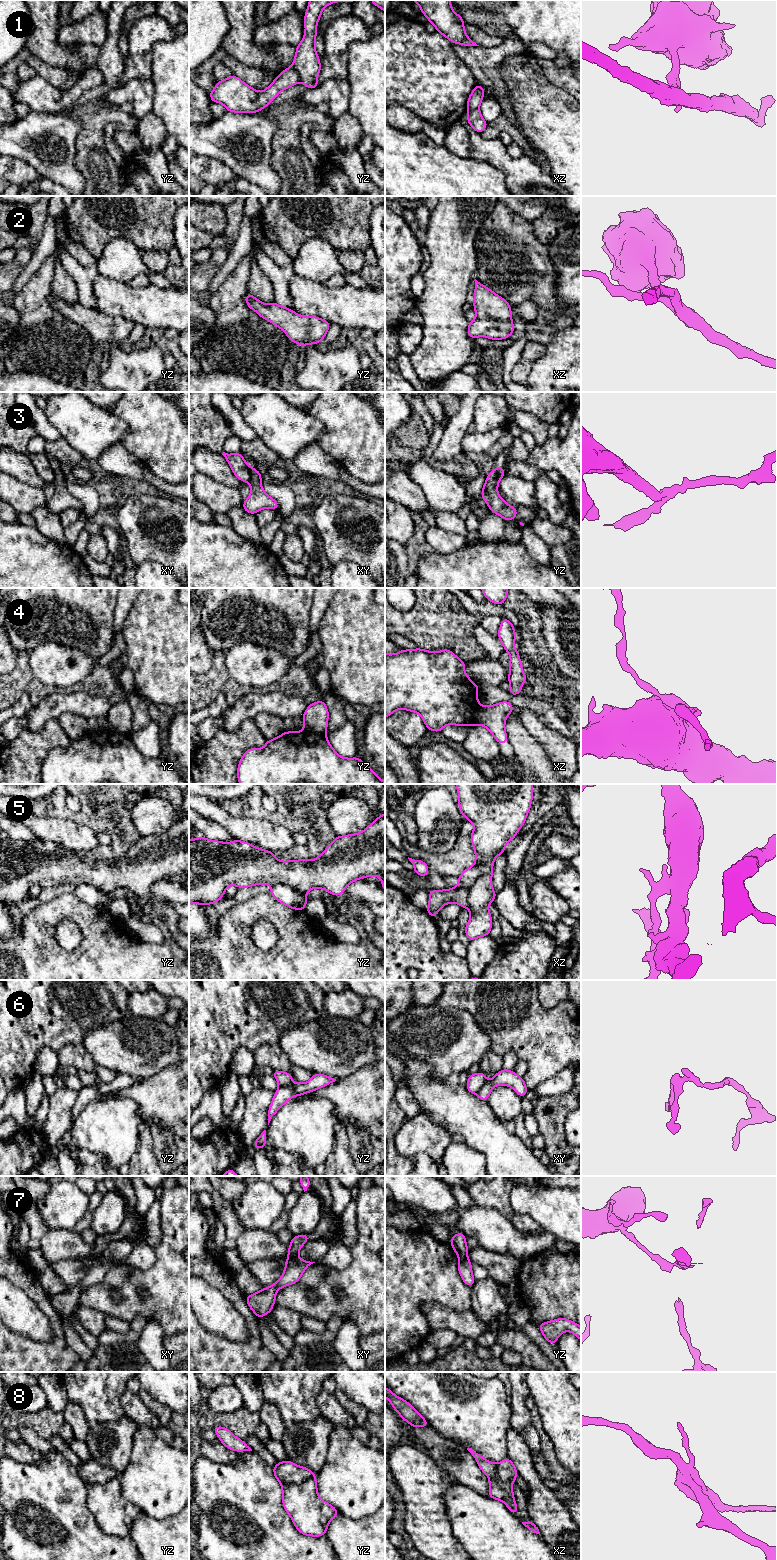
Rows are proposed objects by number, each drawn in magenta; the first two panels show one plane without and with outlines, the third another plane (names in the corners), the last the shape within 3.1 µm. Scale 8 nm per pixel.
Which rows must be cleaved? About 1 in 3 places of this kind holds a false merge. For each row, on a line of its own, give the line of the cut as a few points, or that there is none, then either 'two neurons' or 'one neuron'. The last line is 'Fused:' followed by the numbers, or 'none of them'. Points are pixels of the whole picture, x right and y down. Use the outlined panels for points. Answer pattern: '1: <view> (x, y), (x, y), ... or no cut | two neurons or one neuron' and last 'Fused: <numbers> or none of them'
1: yz (291, 66), (297, 72), (299, 80) | two neurons
2: no cut | one neuron
3: xy (252, 468), (248, 481) | two neurons
4: no cut | one neuron
5: xz (492, 869), (481, 874), (470, 886), (467, 907) | two neurons
6: yz (279, 1085), (289, 1085), (294, 1095) | two neurons
7: xy (297, 1255), (288, 1259) | two neurons
8: no cut | one neuron
Fused: 1, 3, 5, 6, 7

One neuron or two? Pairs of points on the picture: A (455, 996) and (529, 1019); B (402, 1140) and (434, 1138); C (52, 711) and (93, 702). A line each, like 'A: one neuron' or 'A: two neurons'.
A: one neuron
B: one neuron
C: one neuron

